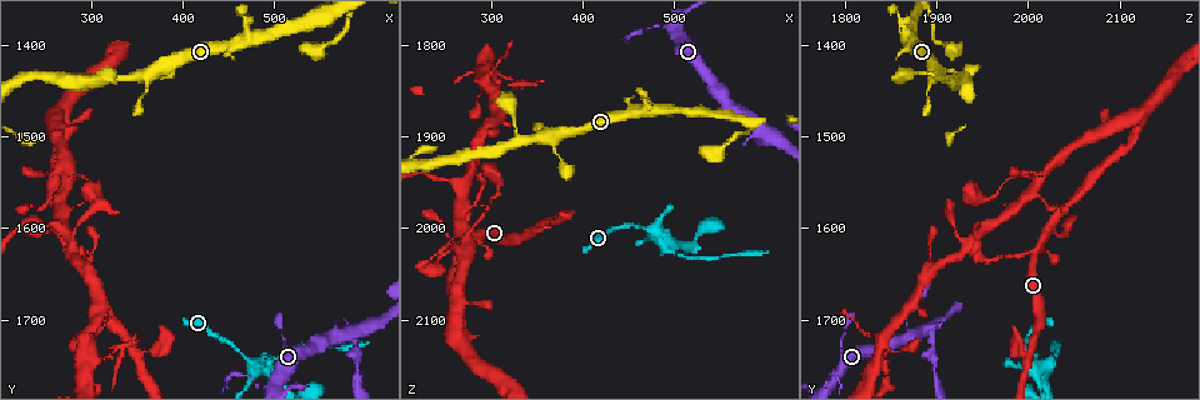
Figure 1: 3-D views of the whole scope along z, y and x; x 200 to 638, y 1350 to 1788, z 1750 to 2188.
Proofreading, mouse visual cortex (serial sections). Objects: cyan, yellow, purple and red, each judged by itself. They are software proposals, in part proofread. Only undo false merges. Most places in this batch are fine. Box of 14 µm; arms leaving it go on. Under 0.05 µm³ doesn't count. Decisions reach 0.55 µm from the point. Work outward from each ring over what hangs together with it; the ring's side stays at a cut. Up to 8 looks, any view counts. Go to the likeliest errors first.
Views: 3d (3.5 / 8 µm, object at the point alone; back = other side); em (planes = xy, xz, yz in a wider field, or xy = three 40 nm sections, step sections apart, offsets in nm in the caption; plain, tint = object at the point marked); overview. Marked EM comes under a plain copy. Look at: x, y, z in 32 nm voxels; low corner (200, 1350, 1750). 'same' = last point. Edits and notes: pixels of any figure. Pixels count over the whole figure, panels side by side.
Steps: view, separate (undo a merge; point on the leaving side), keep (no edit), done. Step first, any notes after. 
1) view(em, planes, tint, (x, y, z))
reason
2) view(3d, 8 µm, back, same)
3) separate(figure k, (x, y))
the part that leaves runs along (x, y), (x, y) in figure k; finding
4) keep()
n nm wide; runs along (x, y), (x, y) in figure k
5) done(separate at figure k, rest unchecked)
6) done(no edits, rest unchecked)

view(3d, 3.5 µm, (480, 1750, 2005))

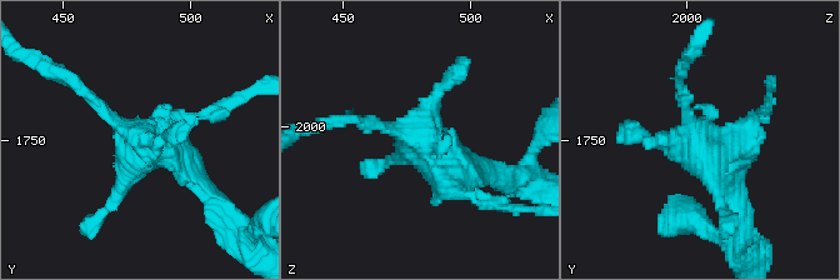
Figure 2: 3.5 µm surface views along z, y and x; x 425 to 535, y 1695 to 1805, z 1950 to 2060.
view(em, xy, step 3, tint, (481, 1752, 2005))
now the EM

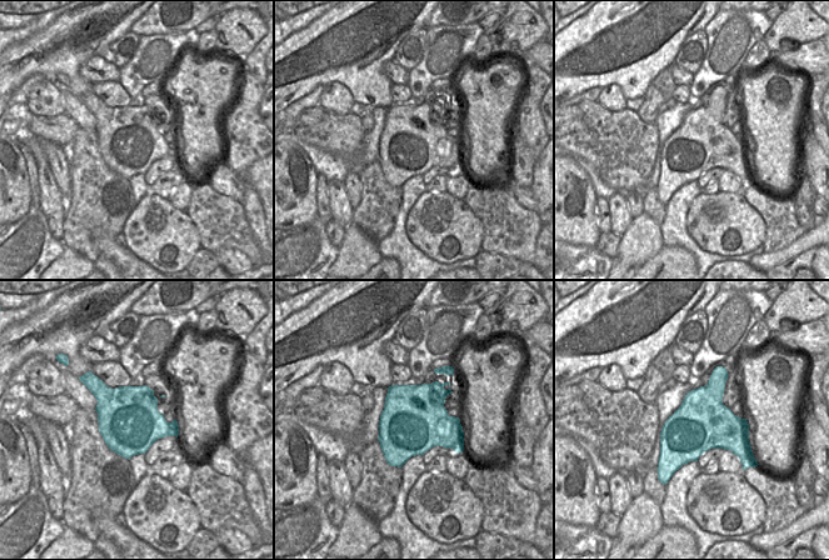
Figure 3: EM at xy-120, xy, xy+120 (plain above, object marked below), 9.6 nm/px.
keep()
runs along (81, 89), (200, 185) in figure 2; all the same cell

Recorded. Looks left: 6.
view(3d, 8 µm, back, (325, 1730, 1840))
abrupt turn

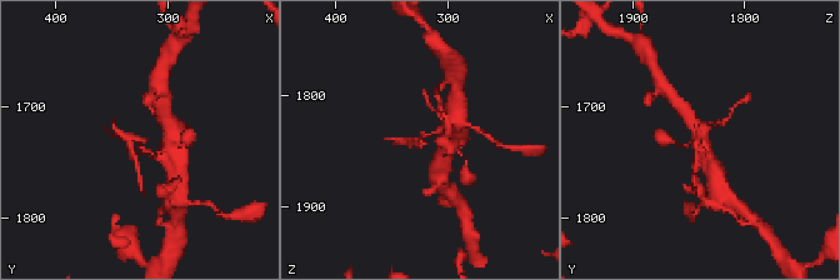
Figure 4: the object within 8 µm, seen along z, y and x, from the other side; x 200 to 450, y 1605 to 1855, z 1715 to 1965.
view(em, xy, step 1, tint, (324, 1734, 1840))

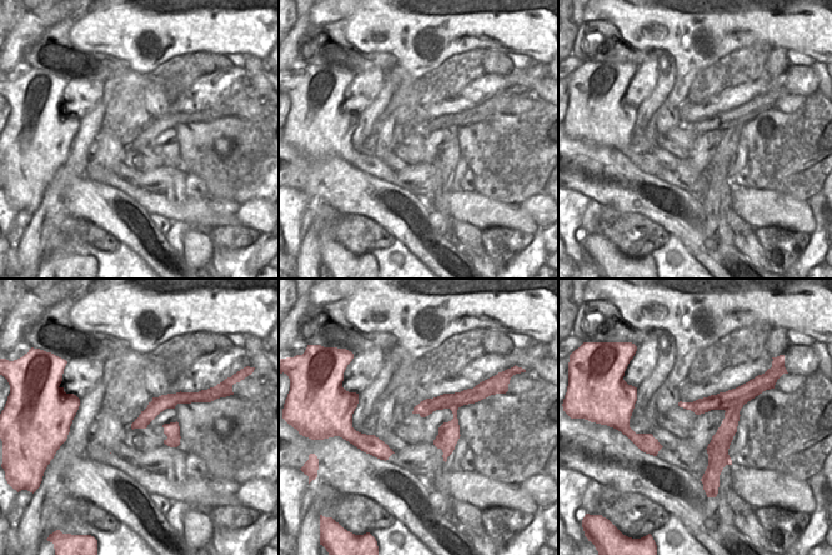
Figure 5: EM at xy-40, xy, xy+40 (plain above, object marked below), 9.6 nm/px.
separate(figure 4, (695, 164))
a second cell is stuck on

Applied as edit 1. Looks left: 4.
view(overview)
redraw

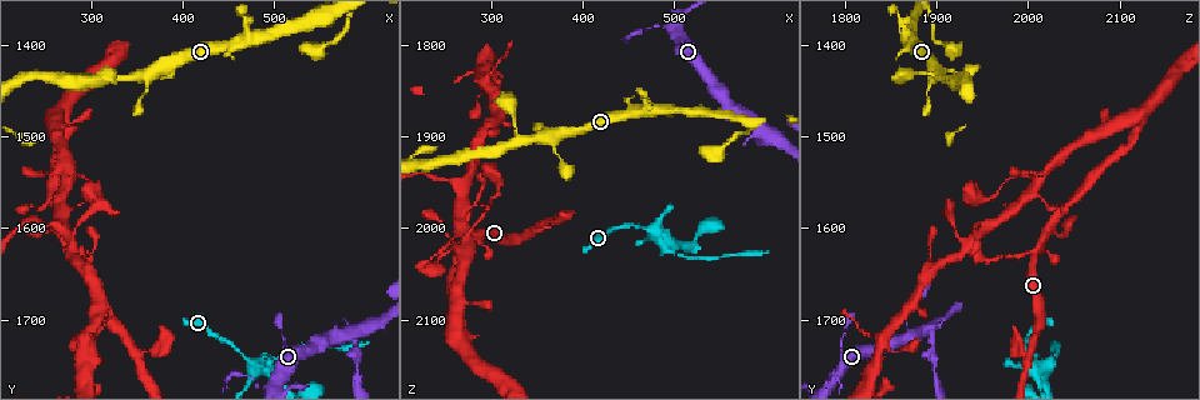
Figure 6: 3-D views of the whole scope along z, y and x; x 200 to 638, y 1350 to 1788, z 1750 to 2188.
view(3d, 3.5 µm, (285, 1600, 1920))
thin neck

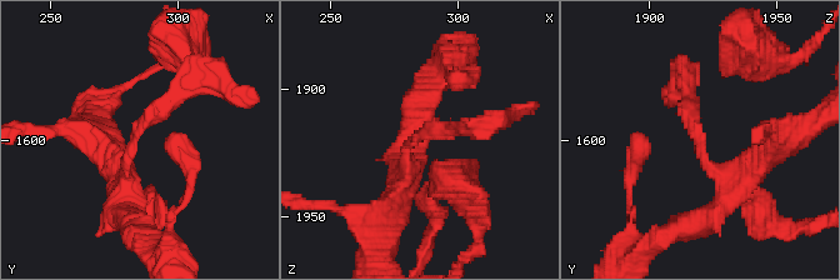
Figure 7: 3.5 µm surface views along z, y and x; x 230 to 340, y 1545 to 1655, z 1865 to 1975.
view(em, xy, step 3, tint, (284, 1599, 1920))
arms of 250, 300 nm; shape alone is not enough

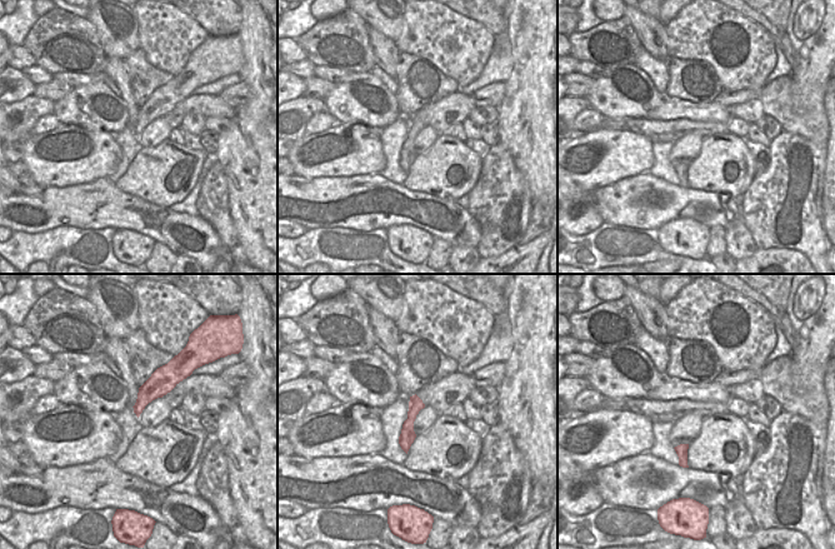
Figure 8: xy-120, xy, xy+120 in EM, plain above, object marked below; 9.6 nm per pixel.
keep()
runs along (124, 174), (135, 131), (196, 78) in figure 7; all the same cell

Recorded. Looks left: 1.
done(separate at figure 4, rest unchecked)

